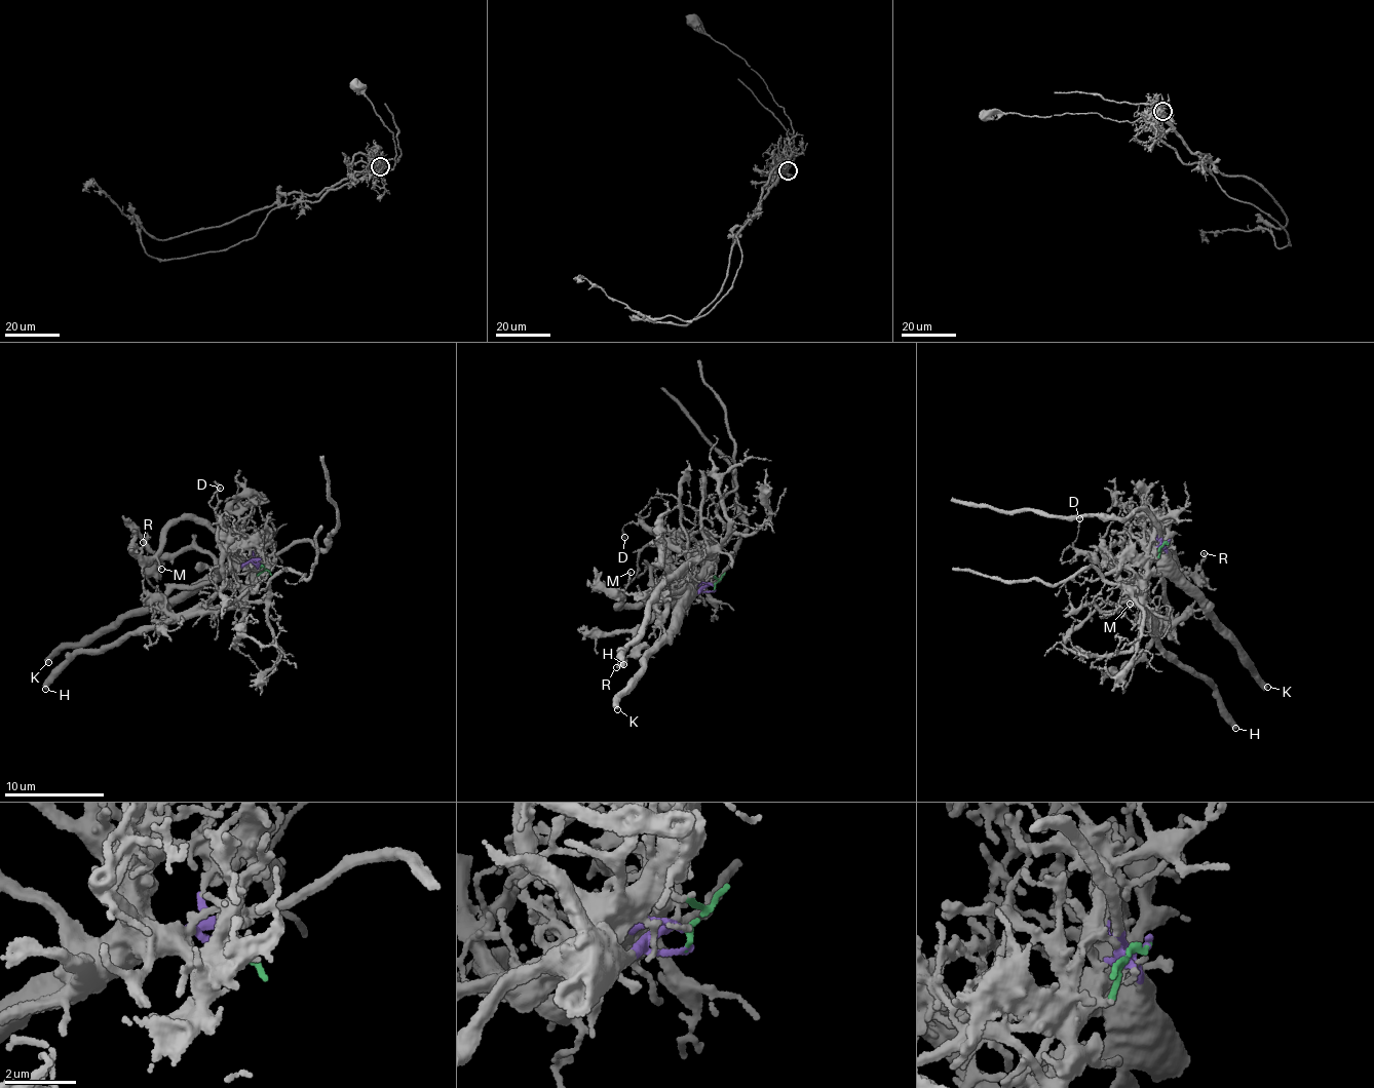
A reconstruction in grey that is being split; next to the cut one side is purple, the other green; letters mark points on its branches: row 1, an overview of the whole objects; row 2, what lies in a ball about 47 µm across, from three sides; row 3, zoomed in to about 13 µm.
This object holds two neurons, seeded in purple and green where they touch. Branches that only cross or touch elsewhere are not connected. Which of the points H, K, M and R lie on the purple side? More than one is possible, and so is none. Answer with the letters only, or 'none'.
K, M, R

